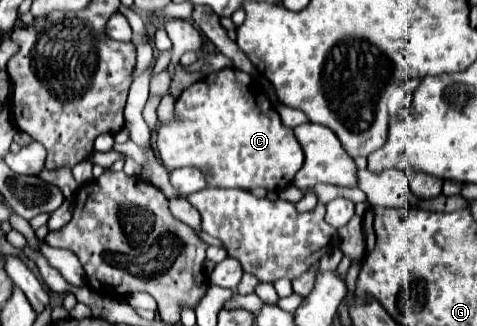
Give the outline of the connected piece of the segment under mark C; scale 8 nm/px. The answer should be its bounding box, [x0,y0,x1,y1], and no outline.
[155,67,303,191]

